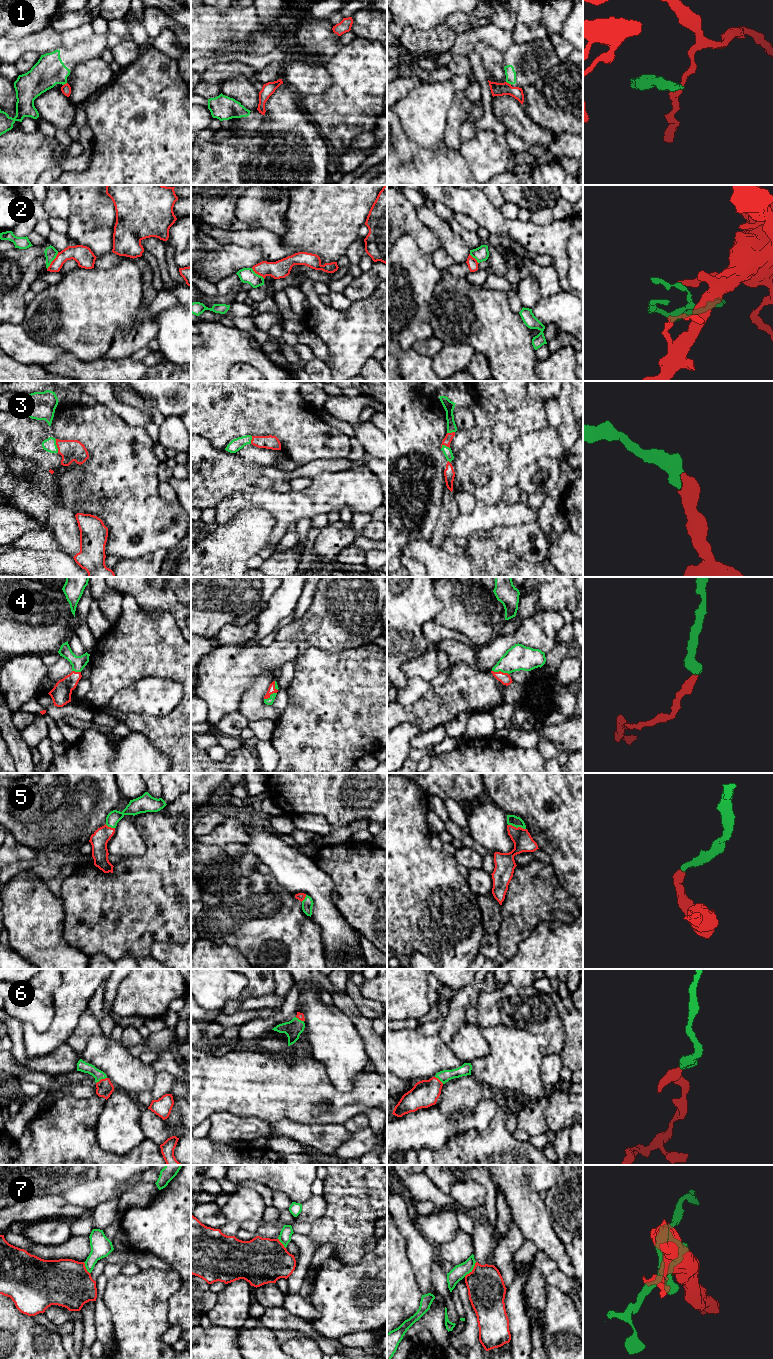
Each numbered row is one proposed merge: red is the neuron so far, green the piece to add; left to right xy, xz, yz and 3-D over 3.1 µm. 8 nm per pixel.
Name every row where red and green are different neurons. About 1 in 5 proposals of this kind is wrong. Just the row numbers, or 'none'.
1, 2, 7

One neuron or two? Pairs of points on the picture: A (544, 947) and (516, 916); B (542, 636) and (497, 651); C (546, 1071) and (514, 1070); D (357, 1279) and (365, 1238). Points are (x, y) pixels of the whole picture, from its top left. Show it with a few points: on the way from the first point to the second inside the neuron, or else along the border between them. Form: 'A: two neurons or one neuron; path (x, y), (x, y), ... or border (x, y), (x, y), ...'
A: two neurons; border (552, 921), (540, 922), (518, 945), (517, 951)
B: one neuron; path (531, 636), (521, 636), (508, 641)
C: two neurons; border (542, 1056), (540, 1079), (546, 1091)
D: two neurons; border (376, 1243), (354, 1264), (342, 1264), (337, 1259)

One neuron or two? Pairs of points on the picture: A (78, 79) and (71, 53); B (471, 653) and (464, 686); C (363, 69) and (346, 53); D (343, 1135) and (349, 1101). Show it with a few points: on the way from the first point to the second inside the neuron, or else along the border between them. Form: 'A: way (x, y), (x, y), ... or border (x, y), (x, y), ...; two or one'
A: border (97, 58), (79, 63), (68, 83); two
B: border (452, 663), (465, 662), (475, 668); two
C: way (359, 67), (349, 57); one
D: border (342, 1123), (319, 1125); two

